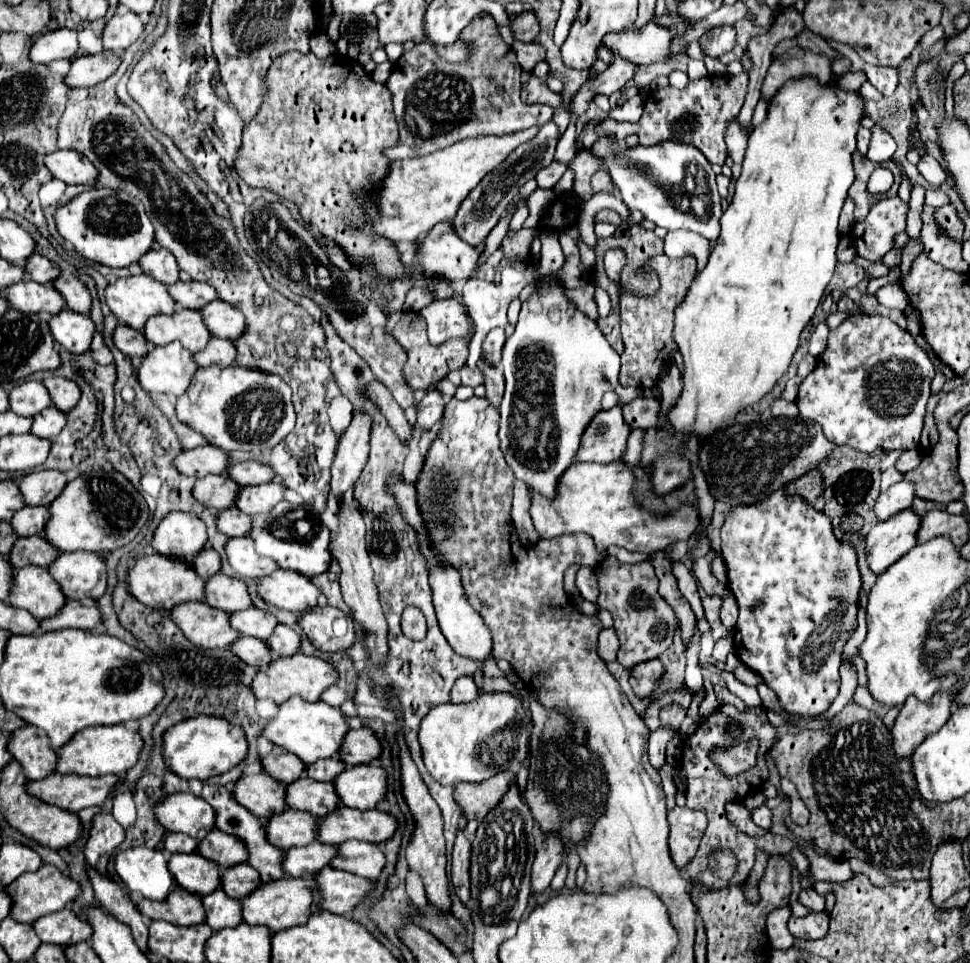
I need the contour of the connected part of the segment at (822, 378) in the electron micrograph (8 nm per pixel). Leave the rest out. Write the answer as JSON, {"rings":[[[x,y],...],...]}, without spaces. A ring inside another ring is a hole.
{"rings":[[[854,315],[850,319],[846,319],[840,327],[836,327],[834,331],[830,331],[830,337],[828,337],[828,347],[826,351],[820,355],[818,359],[818,365],[816,369],[804,379],[804,383],[800,385],[800,393],[798,393],[798,399],[796,399],[796,405],[800,409],[800,415],[802,419],[808,419],[808,421],[816,421],[822,425],[824,429],[824,437],[834,443],[834,445],[846,445],[846,447],[852,447],[860,453],[874,453],[878,449],[882,451],[904,451],[904,449],[916,449],[918,443],[920,443],[920,433],[922,433],[922,421],[924,421],[924,411],[926,411],[926,401],[930,397],[930,383],[934,379],[934,367],[932,367],[932,361],[928,359],[928,355],[914,343],[912,335],[904,329],[900,329],[892,319],[888,317],[882,317],[882,315]]]}

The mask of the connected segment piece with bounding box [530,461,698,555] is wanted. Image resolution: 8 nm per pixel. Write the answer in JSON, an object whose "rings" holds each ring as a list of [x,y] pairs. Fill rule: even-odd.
{"rings":[[[612,461],[608,465],[572,463],[566,473],[560,475],[554,499],[532,493],[530,517],[540,539],[552,539],[564,533],[594,533],[596,547],[602,551],[606,551],[610,545],[618,545],[628,551],[652,555],[666,549],[670,543],[688,539],[694,533],[698,525],[698,515],[692,505],[680,507],[674,517],[652,515],[636,507],[632,483],[632,467],[624,465],[622,461]]]}

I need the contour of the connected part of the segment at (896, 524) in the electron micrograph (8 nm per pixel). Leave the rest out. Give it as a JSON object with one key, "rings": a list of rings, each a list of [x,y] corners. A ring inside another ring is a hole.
{"rings":[[[906,509],[888,521],[878,523],[866,537],[866,561],[872,573],[884,573],[896,559],[916,545],[920,517]]]}

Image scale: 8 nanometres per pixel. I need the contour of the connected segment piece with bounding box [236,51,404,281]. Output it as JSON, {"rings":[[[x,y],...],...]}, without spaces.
{"rings":[[[290,51],[290,53],[284,53],[280,55],[272,67],[268,69],[268,75],[266,75],[266,95],[264,95],[264,105],[262,105],[262,115],[258,111],[258,115],[254,117],[252,123],[248,123],[244,127],[244,133],[242,133],[242,149],[240,149],[240,155],[236,159],[236,171],[238,175],[252,187],[266,187],[274,193],[278,193],[282,199],[288,199],[288,201],[294,201],[298,207],[300,207],[300,215],[306,223],[314,223],[320,231],[322,237],[326,239],[332,239],[336,241],[348,255],[348,259],[364,273],[374,273],[374,275],[382,275],[382,277],[388,277],[390,281],[392,279],[400,279],[404,277],[404,265],[400,261],[400,255],[396,251],[396,245],[394,243],[386,243],[384,239],[376,239],[376,235],[372,233],[370,225],[366,223],[366,219],[362,217],[364,211],[360,211],[360,205],[356,203],[356,193],[360,193],[360,189],[364,189],[364,185],[370,183],[368,177],[374,177],[376,181],[384,175],[386,167],[388,167],[388,157],[384,155],[384,149],[392,147],[396,141],[398,141],[398,125],[394,121],[394,111],[392,111],[392,93],[388,93],[388,87],[386,85],[380,85],[376,81],[372,81],[372,77],[364,71],[364,67],[350,59],[350,57],[344,57],[344,55],[330,55],[326,59],[318,59],[316,55],[308,53],[308,55],[302,55],[298,51]]]}

